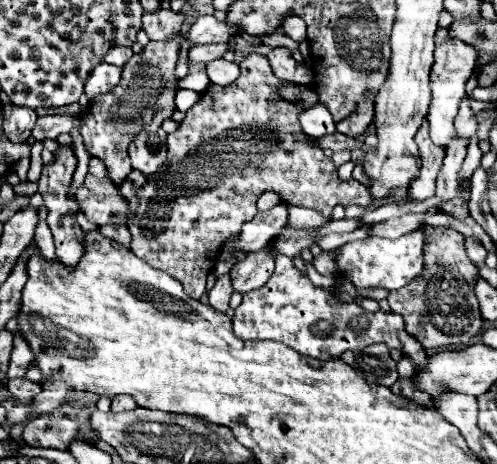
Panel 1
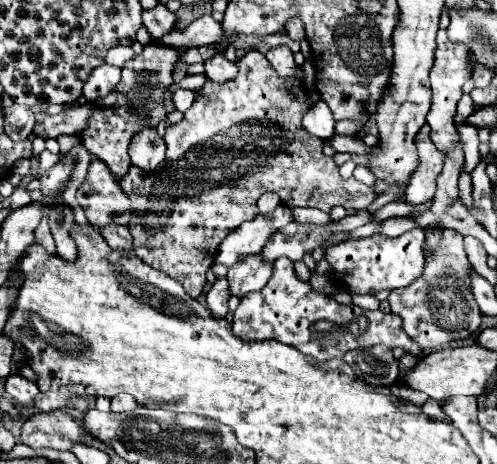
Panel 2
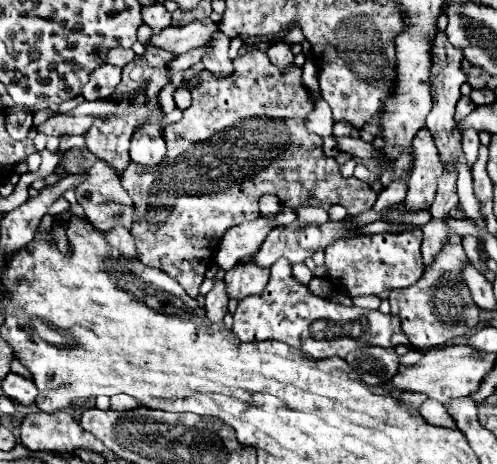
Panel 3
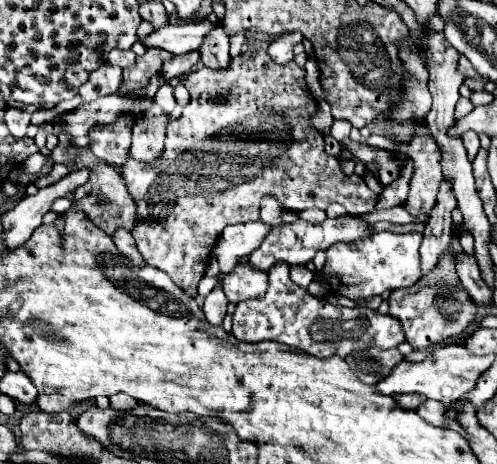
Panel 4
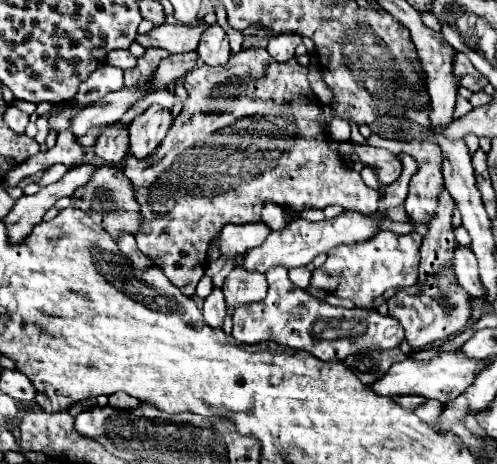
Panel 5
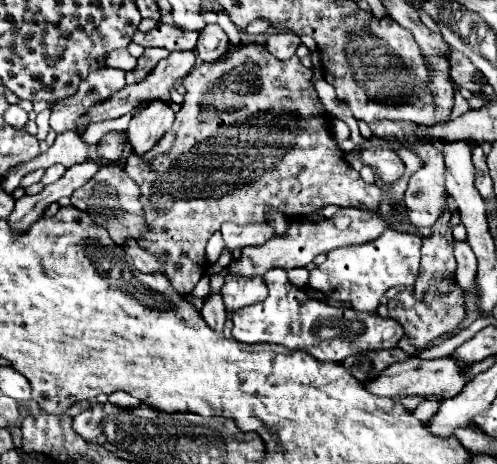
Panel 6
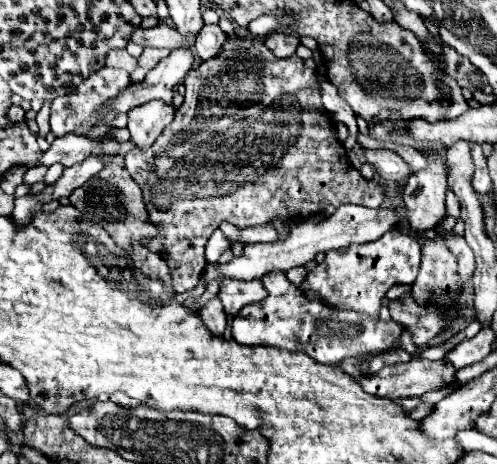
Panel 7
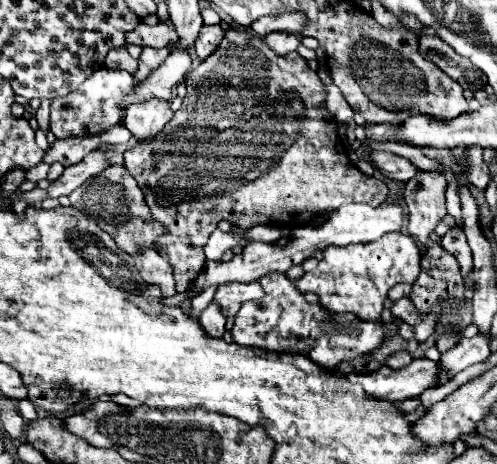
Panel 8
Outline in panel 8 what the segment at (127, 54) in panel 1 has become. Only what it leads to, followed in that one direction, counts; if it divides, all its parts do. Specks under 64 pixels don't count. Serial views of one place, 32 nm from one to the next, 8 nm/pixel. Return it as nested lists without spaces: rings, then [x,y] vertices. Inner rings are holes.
[[[120,46],[120,48],[112,48],[106,56],[106,66],[112,68],[112,70],[126,70],[130,74],[136,72],[138,68],[138,62],[128,54],[126,46]]]

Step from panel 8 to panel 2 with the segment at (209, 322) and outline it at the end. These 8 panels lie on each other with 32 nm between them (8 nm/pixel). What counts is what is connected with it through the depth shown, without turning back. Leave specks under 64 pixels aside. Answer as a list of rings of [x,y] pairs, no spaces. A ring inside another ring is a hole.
[[[216,280],[212,290],[206,294],[206,304],[208,304],[208,310],[212,312],[212,318],[220,320],[228,314],[228,284],[226,280]]]

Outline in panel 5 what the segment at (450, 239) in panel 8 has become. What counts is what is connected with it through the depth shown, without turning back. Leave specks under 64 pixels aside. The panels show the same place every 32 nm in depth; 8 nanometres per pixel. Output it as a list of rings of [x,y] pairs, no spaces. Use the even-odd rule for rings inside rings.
[[[458,246],[454,250],[454,270],[458,284],[474,298],[480,298],[480,278],[478,278],[478,262],[474,252],[468,246]]]

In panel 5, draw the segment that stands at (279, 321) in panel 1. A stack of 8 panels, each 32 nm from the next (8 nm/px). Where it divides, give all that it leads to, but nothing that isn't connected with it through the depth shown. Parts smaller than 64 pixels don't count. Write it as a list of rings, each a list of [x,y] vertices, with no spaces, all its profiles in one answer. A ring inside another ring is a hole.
[[[272,268],[266,272],[268,280],[268,296],[262,302],[256,304],[244,304],[244,308],[234,310],[234,328],[232,336],[244,344],[258,344],[258,342],[276,342],[294,350],[304,350],[318,360],[344,360],[350,354],[358,354],[364,350],[388,350],[396,348],[404,340],[404,330],[400,324],[390,318],[390,316],[380,316],[376,310],[374,312],[364,312],[360,308],[336,308],[330,306],[314,296],[310,296],[306,290],[294,286],[288,280],[288,270],[286,268]]]

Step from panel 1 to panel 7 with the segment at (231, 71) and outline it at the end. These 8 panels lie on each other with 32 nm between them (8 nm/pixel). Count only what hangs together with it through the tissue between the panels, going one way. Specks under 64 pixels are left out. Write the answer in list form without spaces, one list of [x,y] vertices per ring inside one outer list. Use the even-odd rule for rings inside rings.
[[[204,26],[196,36],[194,50],[202,60],[208,60],[210,56],[216,56],[224,40],[226,40],[226,34],[220,30],[220,26]]]

